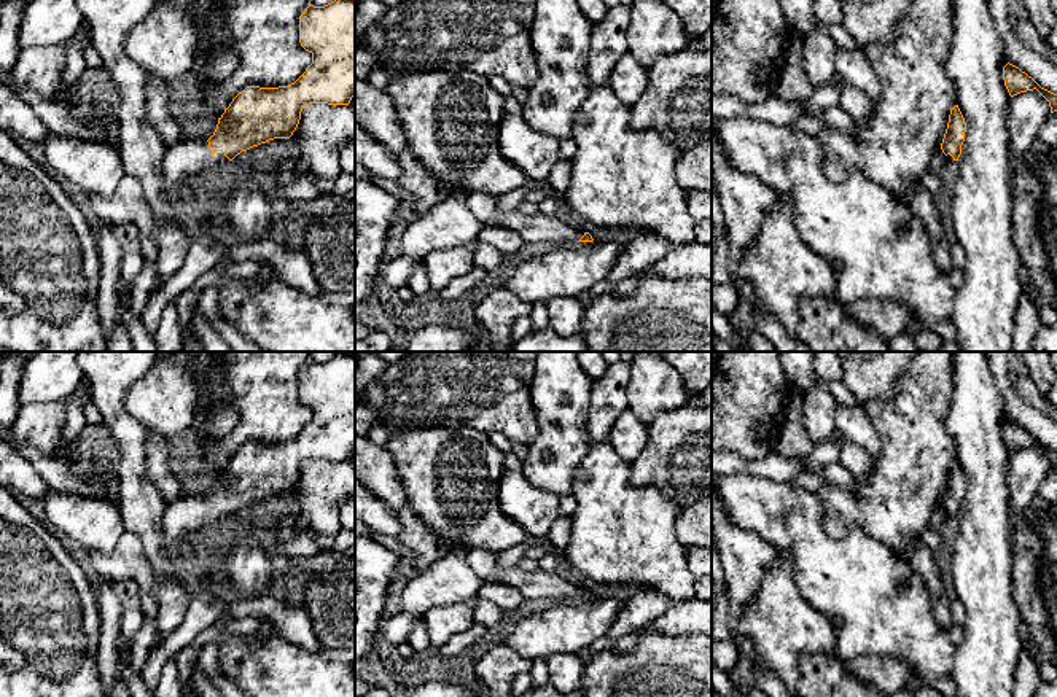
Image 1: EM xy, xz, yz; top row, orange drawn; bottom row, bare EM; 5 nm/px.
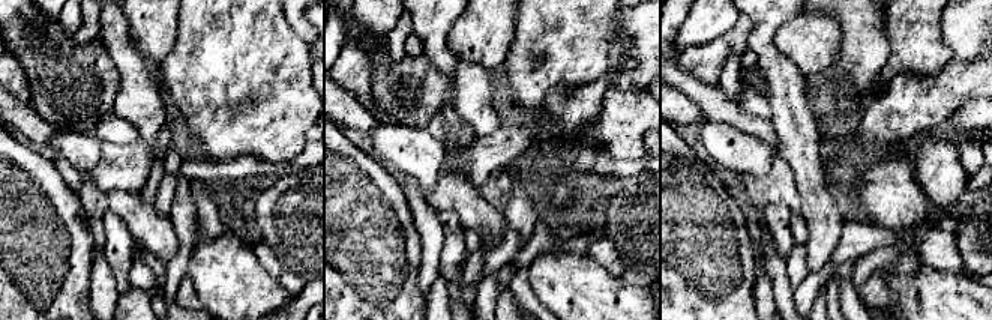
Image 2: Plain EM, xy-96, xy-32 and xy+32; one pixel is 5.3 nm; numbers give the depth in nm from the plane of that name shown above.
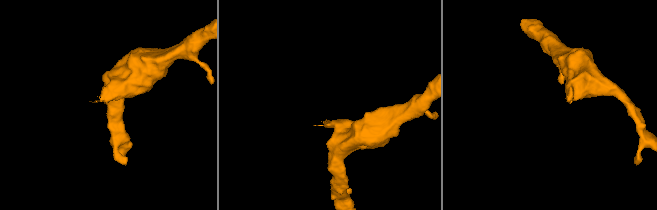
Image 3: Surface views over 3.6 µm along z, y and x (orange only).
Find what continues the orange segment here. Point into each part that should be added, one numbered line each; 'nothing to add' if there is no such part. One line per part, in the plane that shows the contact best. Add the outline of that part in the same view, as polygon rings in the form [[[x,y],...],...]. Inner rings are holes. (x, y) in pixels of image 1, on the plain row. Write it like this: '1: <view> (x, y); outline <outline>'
1: xy (185, 514); outline [[[180,496],[166,504],[161,533],[167,549],[205,524],[228,517],[223,508],[212,509],[207,496]]]

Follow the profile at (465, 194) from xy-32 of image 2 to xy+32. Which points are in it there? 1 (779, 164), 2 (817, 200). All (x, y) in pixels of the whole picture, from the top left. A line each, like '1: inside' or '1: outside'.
1: inside
2: outside

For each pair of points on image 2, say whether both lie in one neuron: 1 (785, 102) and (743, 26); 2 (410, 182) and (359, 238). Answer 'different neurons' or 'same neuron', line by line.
1: different neurons
2: different neurons

